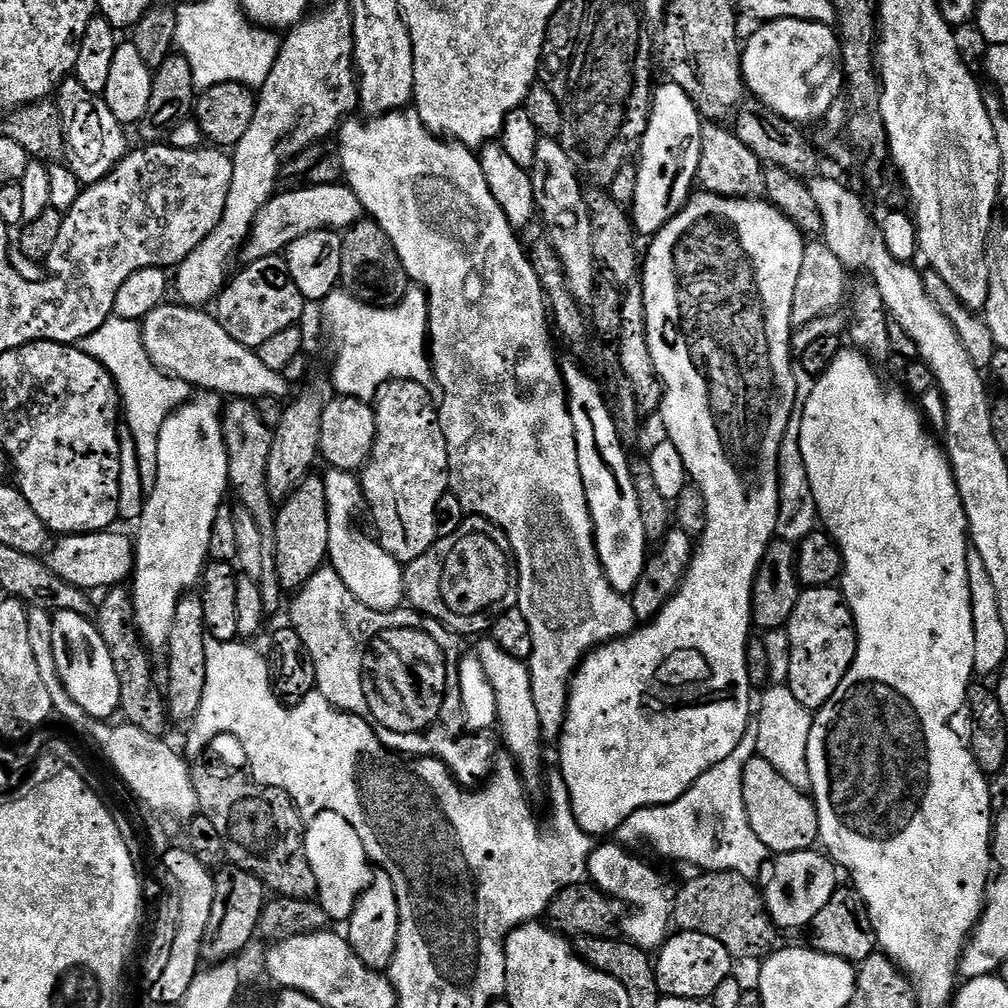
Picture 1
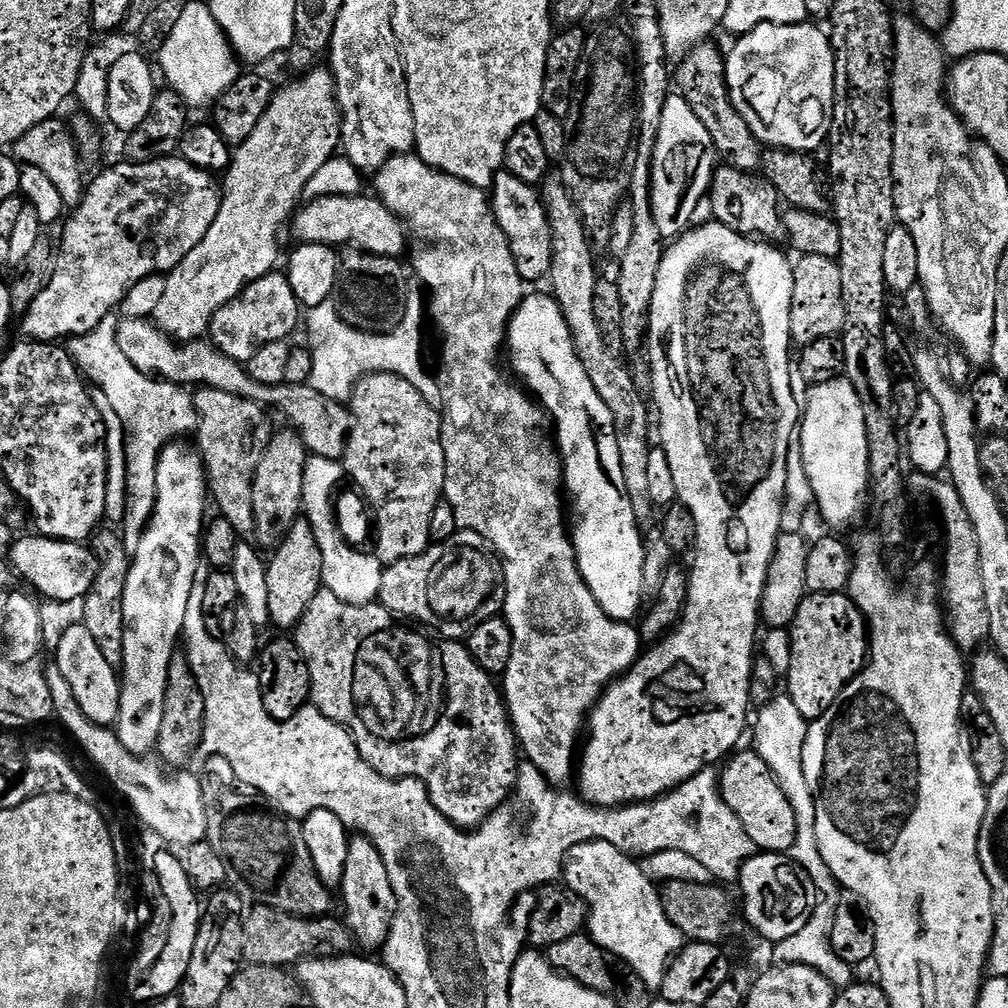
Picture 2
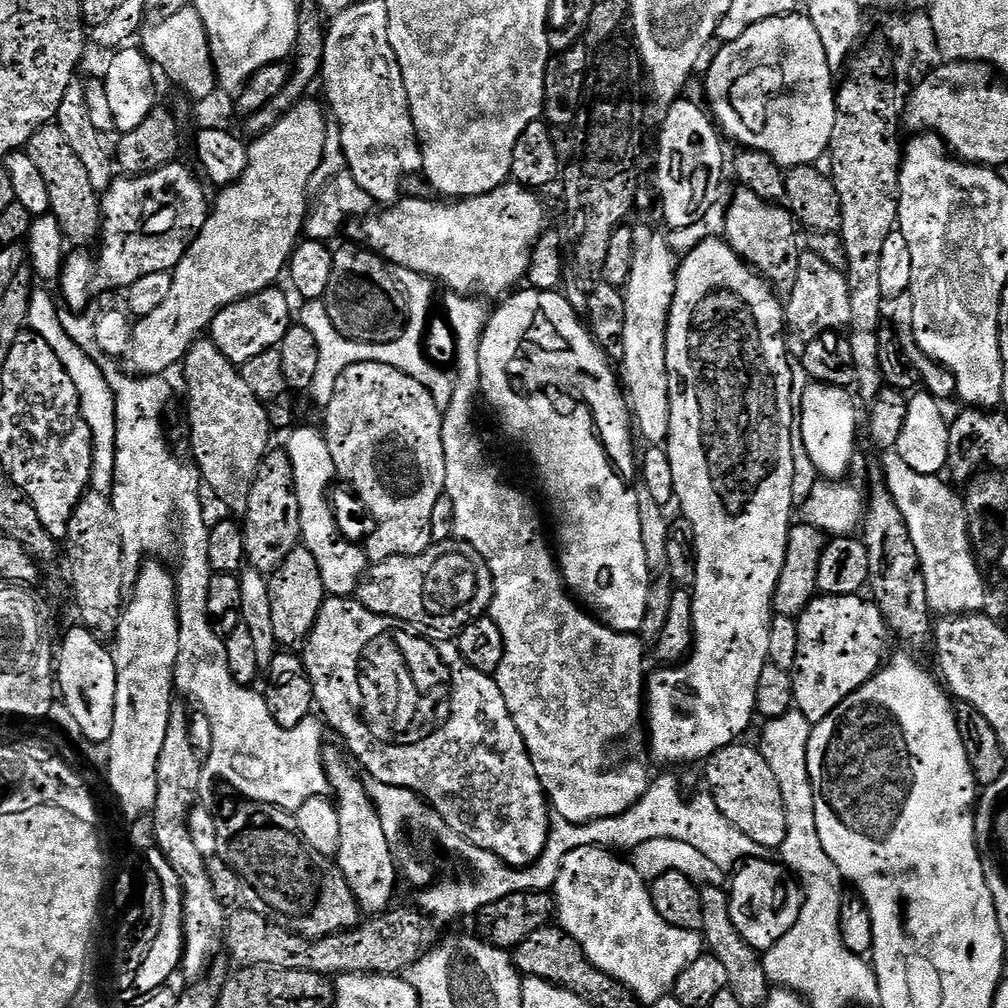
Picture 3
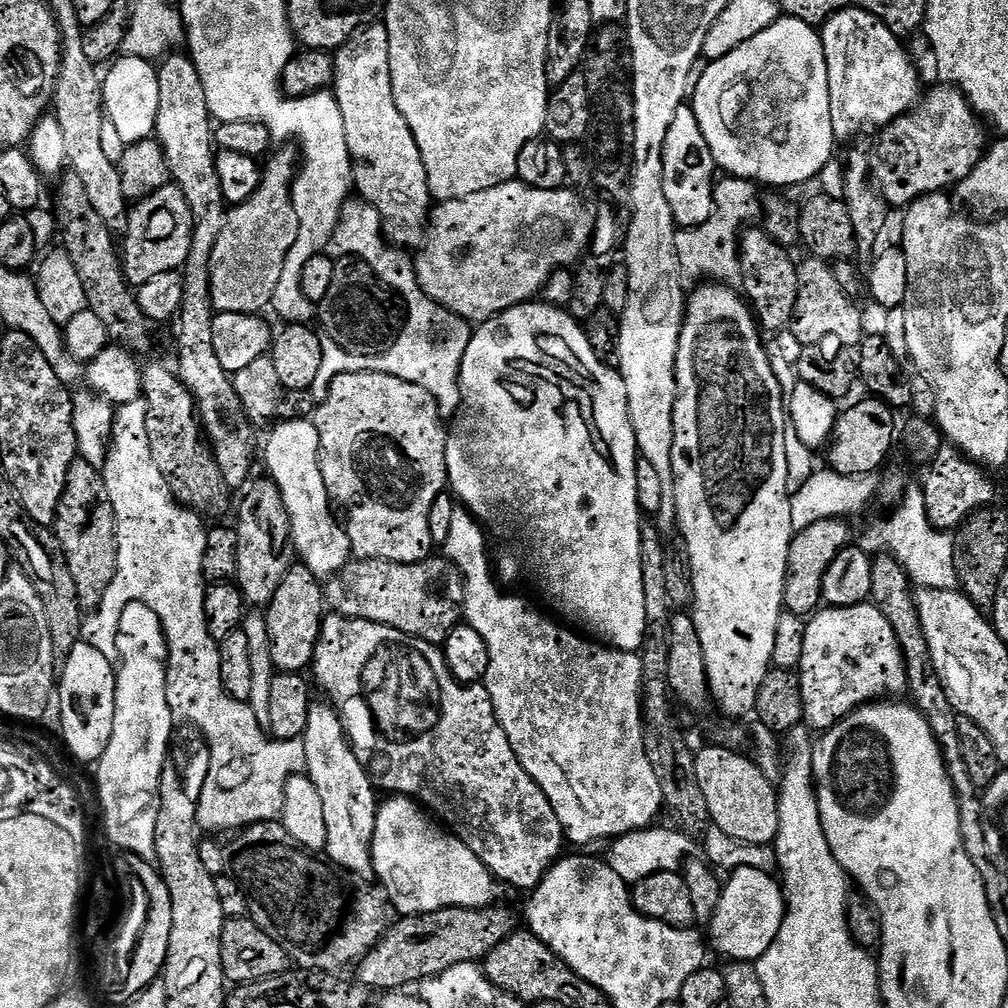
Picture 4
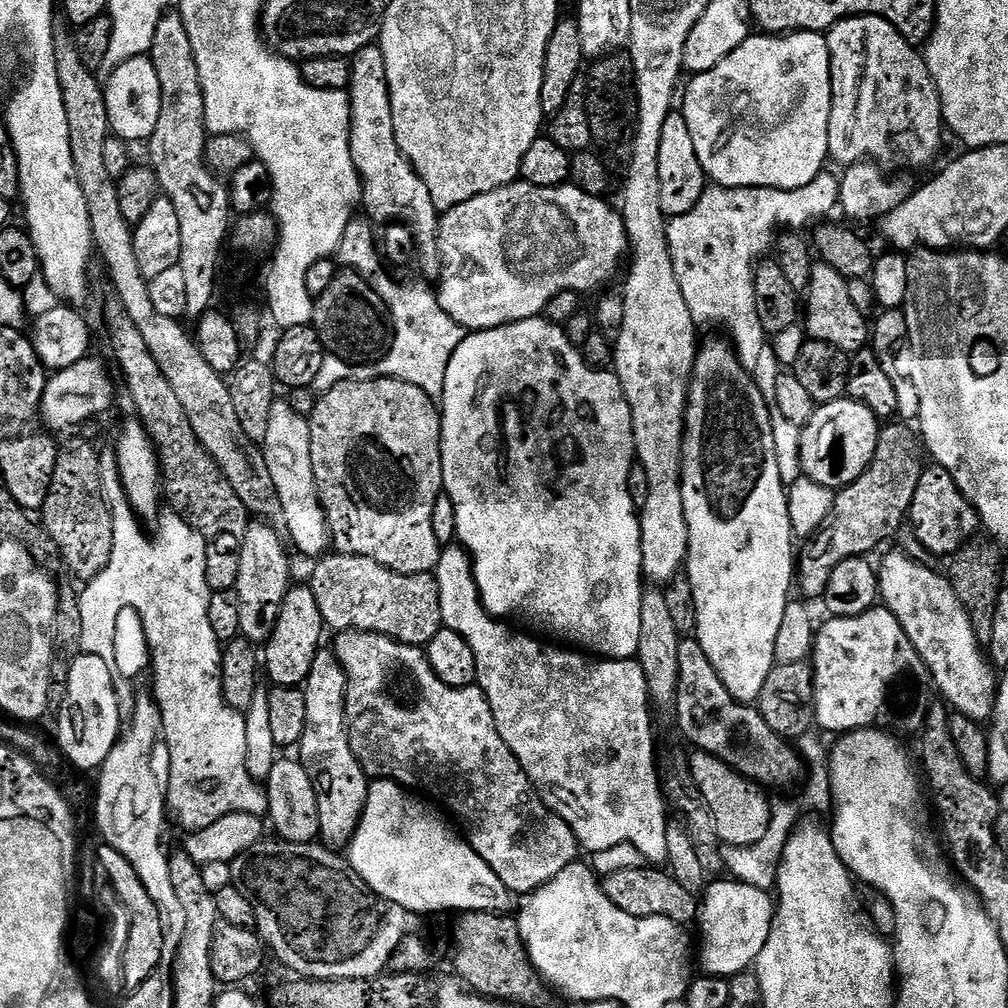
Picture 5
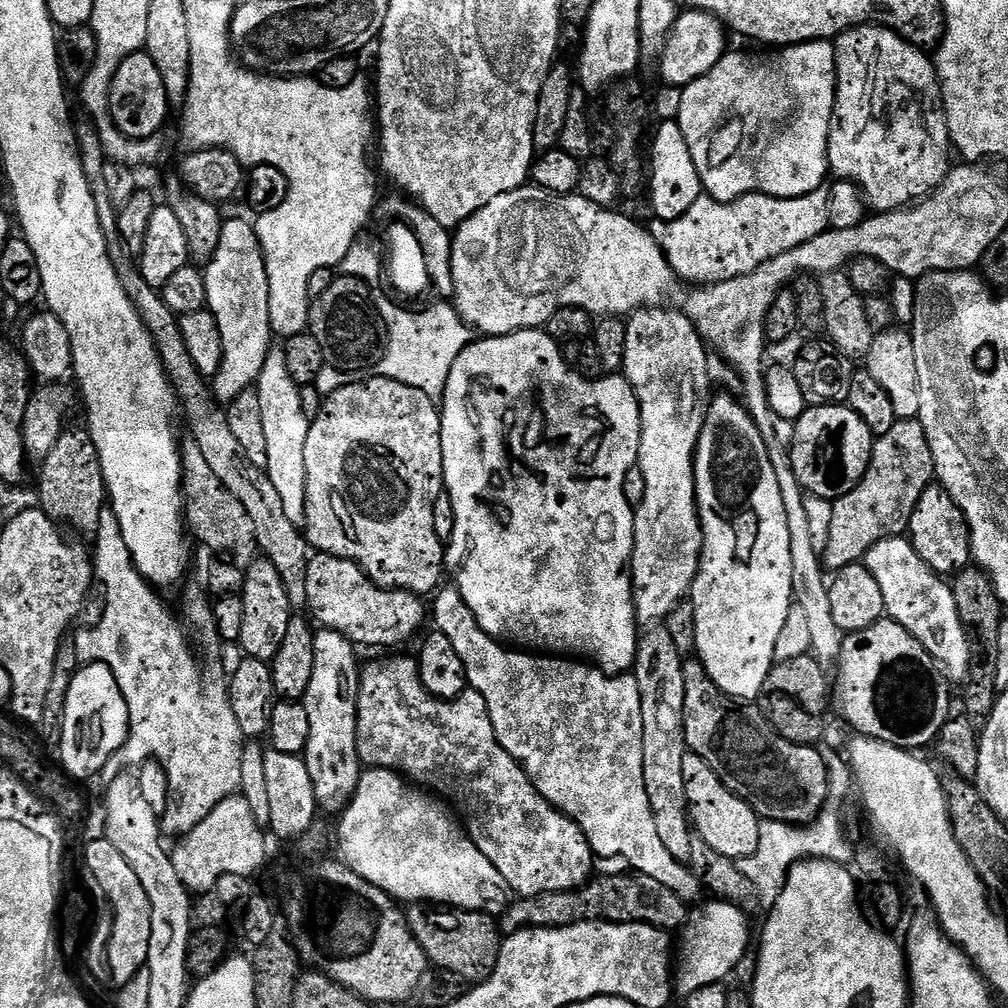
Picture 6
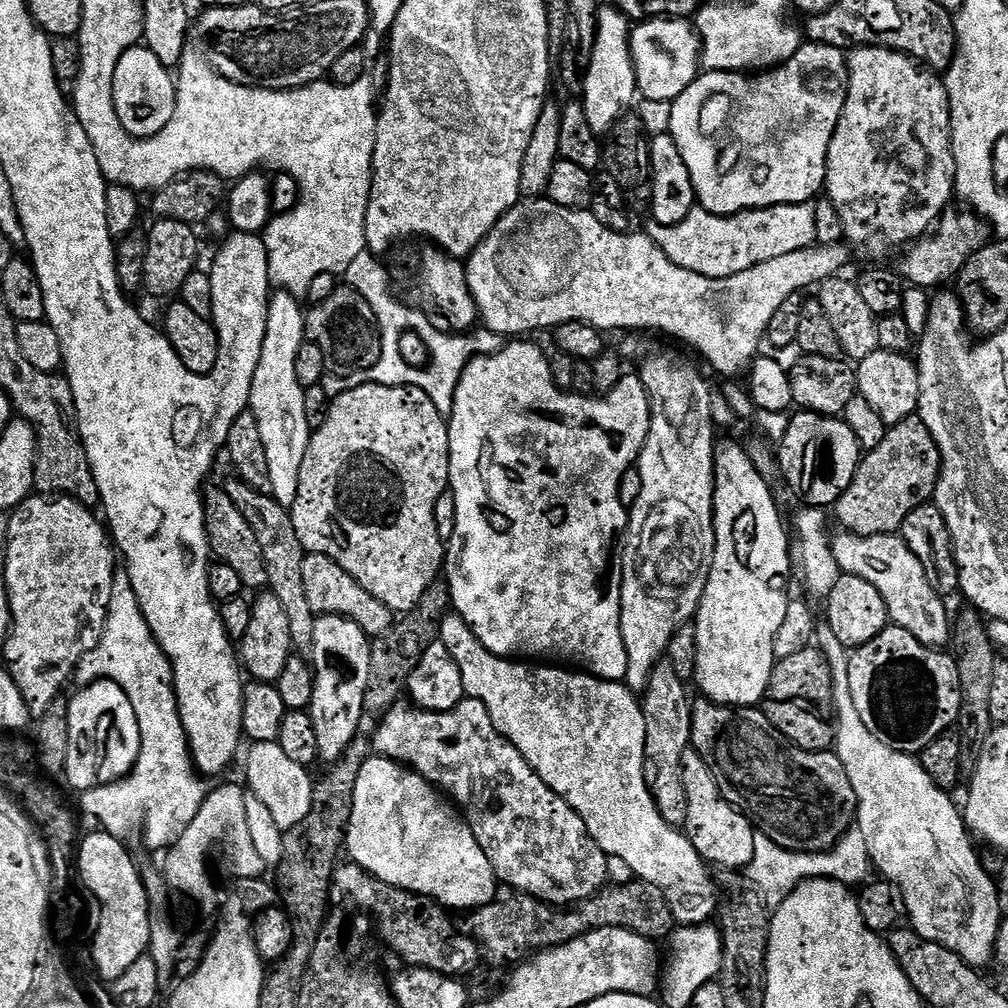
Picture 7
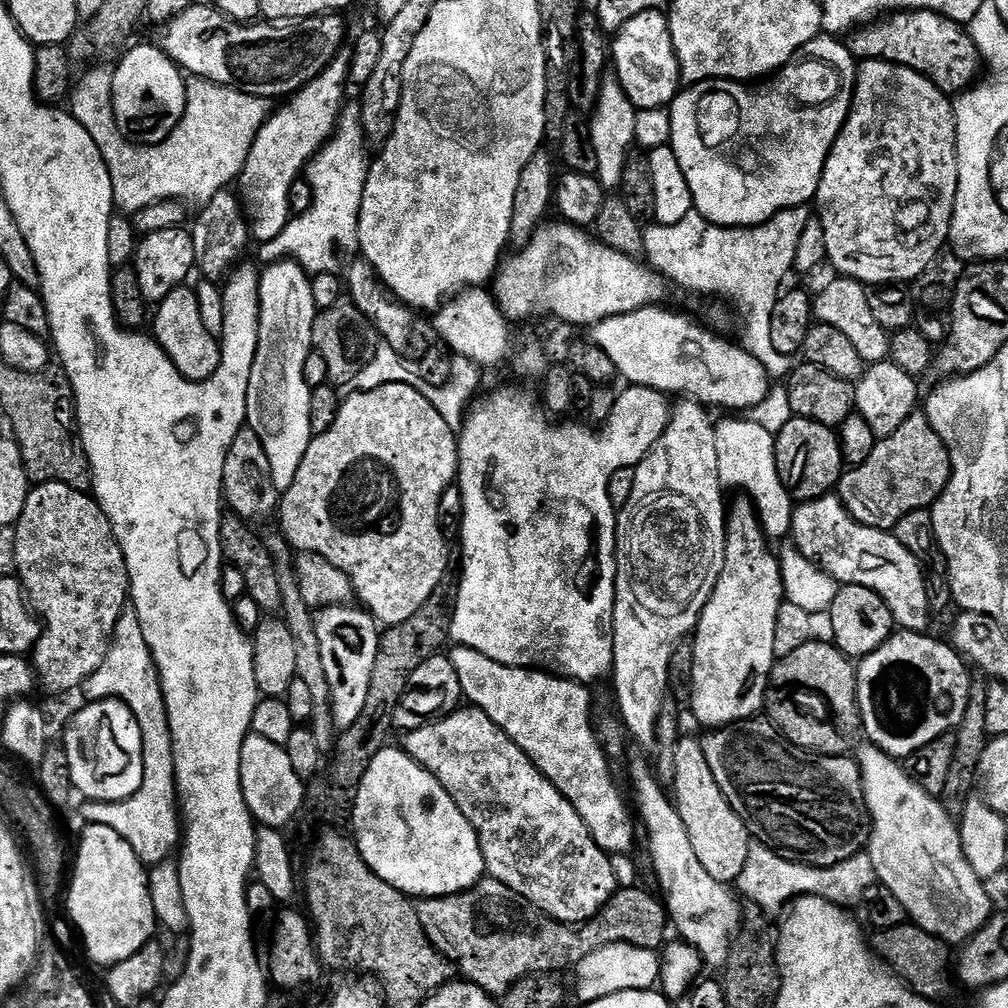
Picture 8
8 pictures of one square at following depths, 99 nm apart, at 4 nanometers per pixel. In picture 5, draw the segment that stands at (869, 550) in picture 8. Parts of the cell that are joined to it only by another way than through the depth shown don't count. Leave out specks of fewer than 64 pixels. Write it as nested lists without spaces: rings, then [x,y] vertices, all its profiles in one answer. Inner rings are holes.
[[[892,552],[884,561],[879,561],[878,575],[883,607],[890,609],[906,630],[914,650],[928,667],[939,695],[941,692],[959,715],[977,722],[991,721],[998,676],[985,649],[977,642],[968,611],[960,605],[951,584],[941,573],[939,576],[934,569],[911,560],[904,552]]]

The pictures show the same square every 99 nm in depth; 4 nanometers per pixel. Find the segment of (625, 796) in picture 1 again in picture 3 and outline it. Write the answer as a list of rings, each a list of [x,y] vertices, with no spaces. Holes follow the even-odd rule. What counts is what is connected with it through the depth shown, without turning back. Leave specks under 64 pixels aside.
[[[712,238],[705,240],[701,244],[697,244],[695,248],[687,253],[688,257],[679,261],[676,269],[676,293],[674,294],[674,302],[671,306],[670,318],[668,319],[668,330],[666,336],[666,370],[668,371],[668,385],[670,386],[670,430],[668,431],[668,438],[666,441],[666,451],[670,458],[670,470],[674,470],[674,486],[676,487],[676,500],[682,511],[683,519],[690,522],[690,526],[694,526],[694,534],[696,535],[696,550],[698,553],[698,579],[691,589],[692,601],[694,602],[694,630],[696,631],[696,642],[692,645],[690,655],[679,666],[660,666],[657,667],[657,672],[647,677],[646,680],[646,724],[648,720],[648,740],[652,743],[652,756],[656,760],[661,760],[664,764],[692,764],[695,760],[699,762],[707,761],[709,756],[712,756],[718,750],[722,750],[728,744],[737,743],[741,739],[740,736],[752,724],[752,716],[756,712],[756,691],[758,690],[758,678],[762,678],[762,670],[764,665],[769,663],[768,651],[770,650],[770,626],[772,625],[773,610],[772,599],[774,598],[774,590],[778,586],[778,574],[782,574],[782,562],[786,558],[786,542],[788,541],[788,530],[794,523],[792,511],[794,505],[792,502],[792,487],[794,486],[794,454],[792,453],[792,434],[794,431],[794,392],[792,396],[792,368],[788,365],[788,360],[784,357],[784,336],[786,337],[786,308],[781,302],[781,299],[774,293],[774,290],[767,281],[761,279],[756,272],[752,271],[744,259],[734,251],[728,244],[727,240],[723,238]]]

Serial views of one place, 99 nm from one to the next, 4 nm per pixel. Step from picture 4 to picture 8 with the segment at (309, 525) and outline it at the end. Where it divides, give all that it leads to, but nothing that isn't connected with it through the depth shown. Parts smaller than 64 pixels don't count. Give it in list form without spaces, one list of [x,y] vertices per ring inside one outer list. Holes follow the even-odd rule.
[[[281,260],[272,262],[261,271],[260,274],[260,317],[258,318],[258,354],[254,354],[254,370],[250,370],[250,390],[248,391],[248,419],[247,427],[254,430],[254,434],[258,434],[258,438],[262,438],[262,446],[266,450],[266,458],[270,458],[270,478],[274,478],[274,486],[277,493],[284,493],[290,490],[294,478],[298,474],[298,466],[302,466],[302,458],[306,454],[306,450],[310,446],[313,434],[310,426],[310,402],[312,390],[308,388],[303,380],[303,366],[306,363],[308,355],[314,352],[312,347],[312,327],[316,321],[317,314],[316,303],[314,302],[314,294],[312,293],[312,282],[309,273],[305,272],[295,260]]]

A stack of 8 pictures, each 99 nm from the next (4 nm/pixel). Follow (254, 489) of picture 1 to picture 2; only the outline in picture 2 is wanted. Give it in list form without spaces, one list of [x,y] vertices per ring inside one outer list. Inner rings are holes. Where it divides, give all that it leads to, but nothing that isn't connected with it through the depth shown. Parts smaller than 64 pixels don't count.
[[[200,386],[195,389],[194,395],[200,419],[198,451],[204,461],[211,499],[215,507],[216,504],[220,507],[219,515],[234,526],[237,537],[255,537],[254,482],[258,462],[262,462],[262,454],[266,454],[266,446],[272,440],[269,413],[253,400],[227,393],[226,390]]]

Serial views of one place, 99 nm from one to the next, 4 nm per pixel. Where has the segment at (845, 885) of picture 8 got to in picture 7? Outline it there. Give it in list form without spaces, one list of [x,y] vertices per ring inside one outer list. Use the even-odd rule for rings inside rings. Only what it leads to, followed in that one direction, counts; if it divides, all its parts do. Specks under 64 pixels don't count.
[[[852,827],[843,838],[827,852],[796,852],[778,847],[768,836],[757,833],[755,840],[755,858],[752,863],[752,881],[762,890],[774,889],[789,892],[798,885],[801,880],[814,877],[826,877],[840,881],[849,886],[861,885],[870,873],[871,860],[866,849],[866,838],[863,837],[859,827]]]

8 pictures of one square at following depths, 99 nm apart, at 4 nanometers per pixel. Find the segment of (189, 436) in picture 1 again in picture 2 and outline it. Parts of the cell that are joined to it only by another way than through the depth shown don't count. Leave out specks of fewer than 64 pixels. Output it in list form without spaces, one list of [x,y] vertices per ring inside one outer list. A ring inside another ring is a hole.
[[[184,442],[167,444],[162,450],[160,461],[158,462],[158,498],[156,499],[156,505],[152,511],[152,517],[147,528],[145,528],[140,536],[140,541],[136,543],[134,551],[131,553],[131,564],[129,566],[128,577],[126,578],[125,597],[122,598],[126,630],[122,683],[120,686],[120,717],[116,720],[114,729],[129,751],[136,753],[139,757],[149,755],[155,749],[158,730],[162,730],[162,714],[166,706],[166,682],[170,674],[170,662],[172,661],[172,655],[178,651],[178,645],[181,643],[184,635],[184,623],[186,622],[186,614],[190,606],[190,594],[194,590],[194,582],[201,575],[200,564],[202,565],[202,545],[204,543],[204,530],[206,527],[204,511],[207,510],[208,504],[210,508],[210,487],[204,470],[204,461],[201,459],[199,451],[195,447],[187,448]]]

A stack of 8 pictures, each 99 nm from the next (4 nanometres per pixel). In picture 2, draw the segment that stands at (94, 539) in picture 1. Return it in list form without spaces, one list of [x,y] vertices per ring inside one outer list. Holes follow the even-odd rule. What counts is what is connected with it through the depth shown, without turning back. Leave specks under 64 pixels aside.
[[[31,534],[12,544],[10,559],[17,577],[29,580],[48,600],[68,604],[88,595],[92,584],[98,578],[101,557],[87,543],[74,540],[51,540],[49,536]]]

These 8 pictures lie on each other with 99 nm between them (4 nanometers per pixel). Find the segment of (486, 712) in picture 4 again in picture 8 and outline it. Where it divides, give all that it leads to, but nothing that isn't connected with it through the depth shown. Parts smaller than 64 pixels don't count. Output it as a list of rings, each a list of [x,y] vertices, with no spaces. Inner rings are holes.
[[[471,706],[461,707],[459,710],[451,712],[448,716],[434,720],[432,723],[422,726],[418,730],[407,733],[403,739],[404,744],[402,743],[402,750],[406,755],[414,758],[414,762],[421,764],[427,772],[434,774],[434,778],[438,778],[438,782],[442,782],[446,794],[450,794],[450,798],[454,798],[458,810],[462,810],[462,814],[466,814],[470,826],[474,826],[474,830],[478,834],[480,849],[484,855],[484,867],[491,879],[510,886],[510,890],[514,890],[522,898],[526,898],[531,902],[535,908],[542,909],[547,916],[552,916],[562,924],[571,924],[573,926],[585,924],[587,920],[593,920],[608,905],[610,898],[618,891],[614,869],[611,866],[611,855],[594,842],[594,838],[590,834],[586,822],[582,822],[578,810],[574,810],[571,802],[536,769],[525,752],[481,708]]]

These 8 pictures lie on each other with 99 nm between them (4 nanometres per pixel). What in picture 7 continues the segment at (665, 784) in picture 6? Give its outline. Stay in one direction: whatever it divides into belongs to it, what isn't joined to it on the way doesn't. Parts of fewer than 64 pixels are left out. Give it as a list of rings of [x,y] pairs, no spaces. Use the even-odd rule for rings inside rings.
[[[666,658],[655,664],[648,676],[648,685],[642,693],[642,707],[646,718],[646,746],[644,747],[644,777],[646,786],[652,791],[658,814],[673,826],[683,826],[686,822],[686,790],[682,782],[682,754],[690,750],[692,743],[692,704],[688,700],[689,685],[678,678],[674,666]]]

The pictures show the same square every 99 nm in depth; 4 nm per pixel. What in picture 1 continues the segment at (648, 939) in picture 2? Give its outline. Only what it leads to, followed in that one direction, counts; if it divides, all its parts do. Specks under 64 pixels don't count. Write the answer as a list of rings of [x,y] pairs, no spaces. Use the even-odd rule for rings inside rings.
[[[604,842],[601,846],[593,847],[586,876],[600,891],[614,900],[619,900],[621,905],[633,908],[633,912],[623,917],[623,935],[638,947],[645,950],[659,950],[663,948],[670,935],[670,925],[674,920],[674,908],[670,903],[670,896],[664,893],[664,884],[660,876],[648,864],[643,864],[636,856],[631,856],[627,847],[616,842]]]

